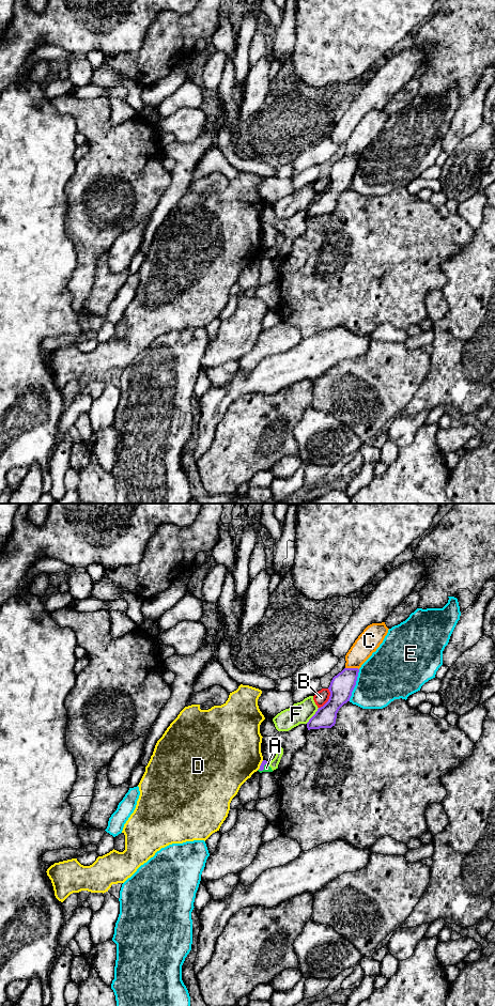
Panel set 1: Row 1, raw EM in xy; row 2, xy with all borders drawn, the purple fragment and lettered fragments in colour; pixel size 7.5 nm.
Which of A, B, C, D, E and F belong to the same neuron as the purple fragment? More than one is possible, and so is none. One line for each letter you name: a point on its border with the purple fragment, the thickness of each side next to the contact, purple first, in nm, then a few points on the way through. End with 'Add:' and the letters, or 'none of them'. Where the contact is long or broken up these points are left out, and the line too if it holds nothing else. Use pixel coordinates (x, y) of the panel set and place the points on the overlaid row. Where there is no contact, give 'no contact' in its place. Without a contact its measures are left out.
Add: none of them

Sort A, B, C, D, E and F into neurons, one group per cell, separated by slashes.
A F / B / C / D / E

